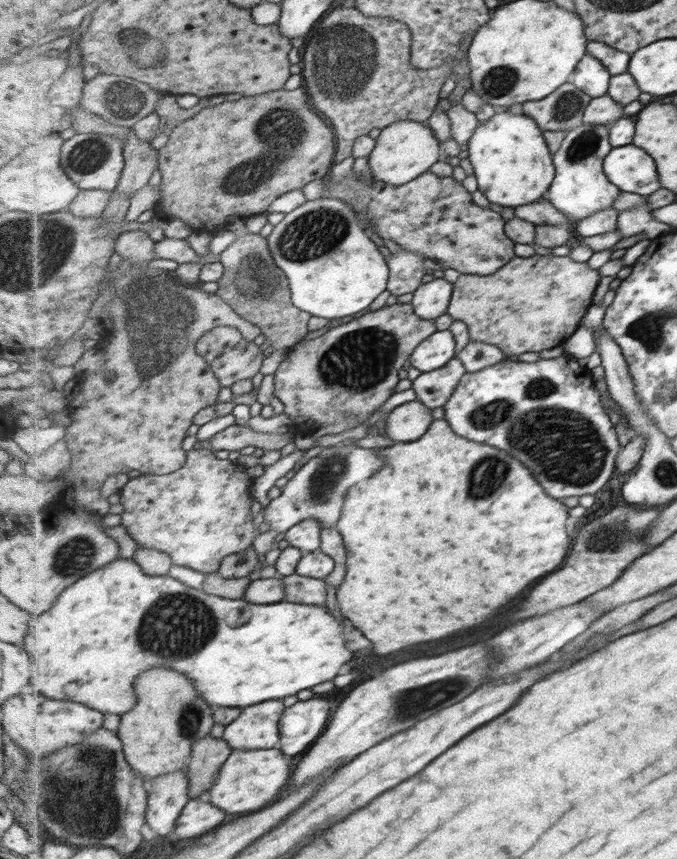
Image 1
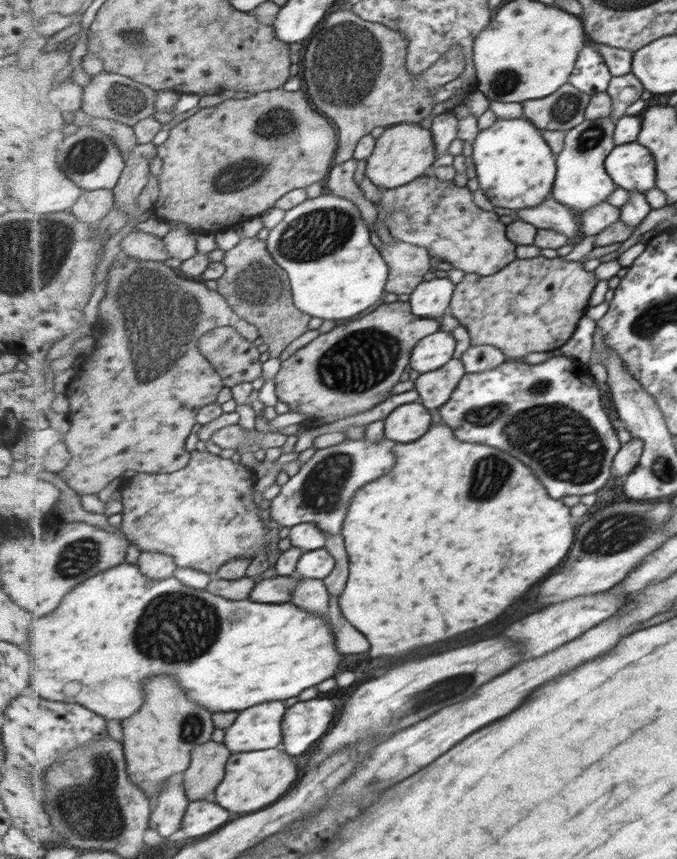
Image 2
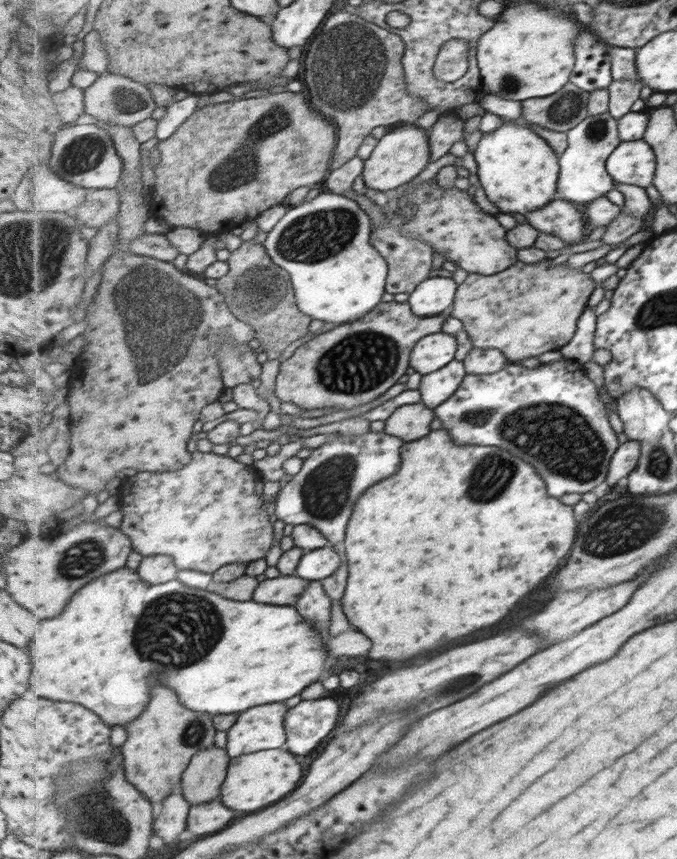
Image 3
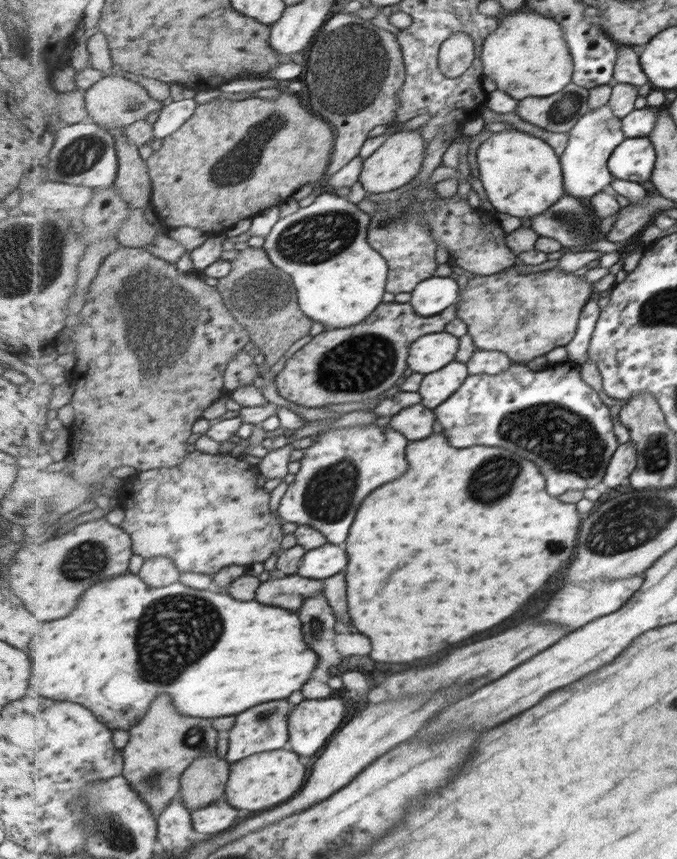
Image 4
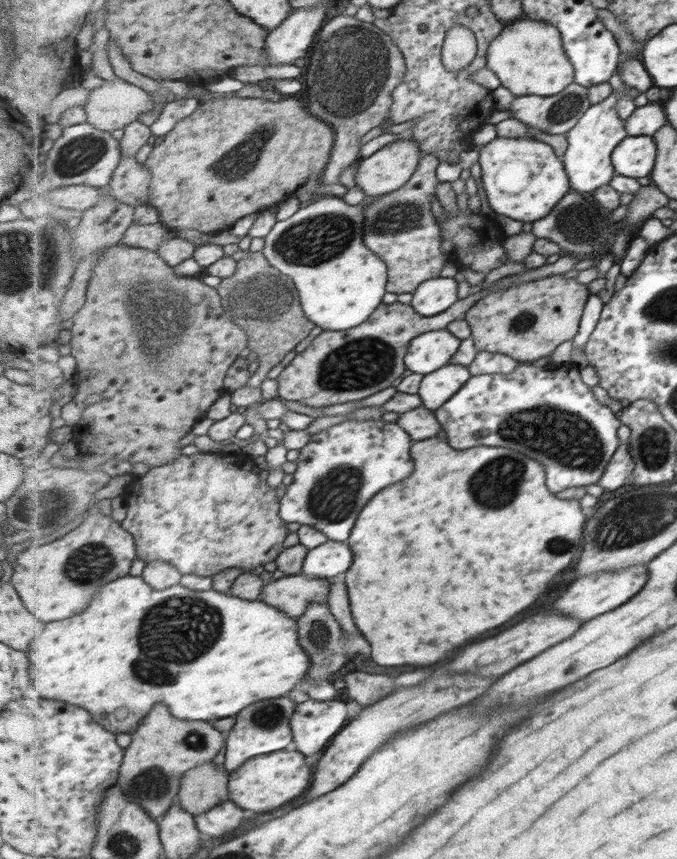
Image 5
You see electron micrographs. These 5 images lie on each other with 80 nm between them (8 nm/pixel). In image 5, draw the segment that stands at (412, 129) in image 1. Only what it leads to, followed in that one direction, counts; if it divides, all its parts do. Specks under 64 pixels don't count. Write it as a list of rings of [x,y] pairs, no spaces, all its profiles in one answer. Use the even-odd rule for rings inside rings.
[[[415,138],[396,140],[385,146],[385,148],[378,150],[373,156],[361,158],[358,173],[356,174],[357,184],[364,194],[369,196],[383,196],[395,192],[411,180],[411,177],[414,176],[415,171],[418,169],[422,157],[421,143]]]

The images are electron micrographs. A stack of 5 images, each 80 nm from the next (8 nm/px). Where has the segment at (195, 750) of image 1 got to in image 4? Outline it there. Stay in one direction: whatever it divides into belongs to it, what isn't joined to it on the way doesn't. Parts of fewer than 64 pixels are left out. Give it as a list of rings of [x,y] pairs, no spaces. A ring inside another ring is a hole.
[[[217,752],[211,756],[201,756],[182,774],[180,795],[193,812],[225,796],[227,780],[229,780],[227,760],[219,758]]]

